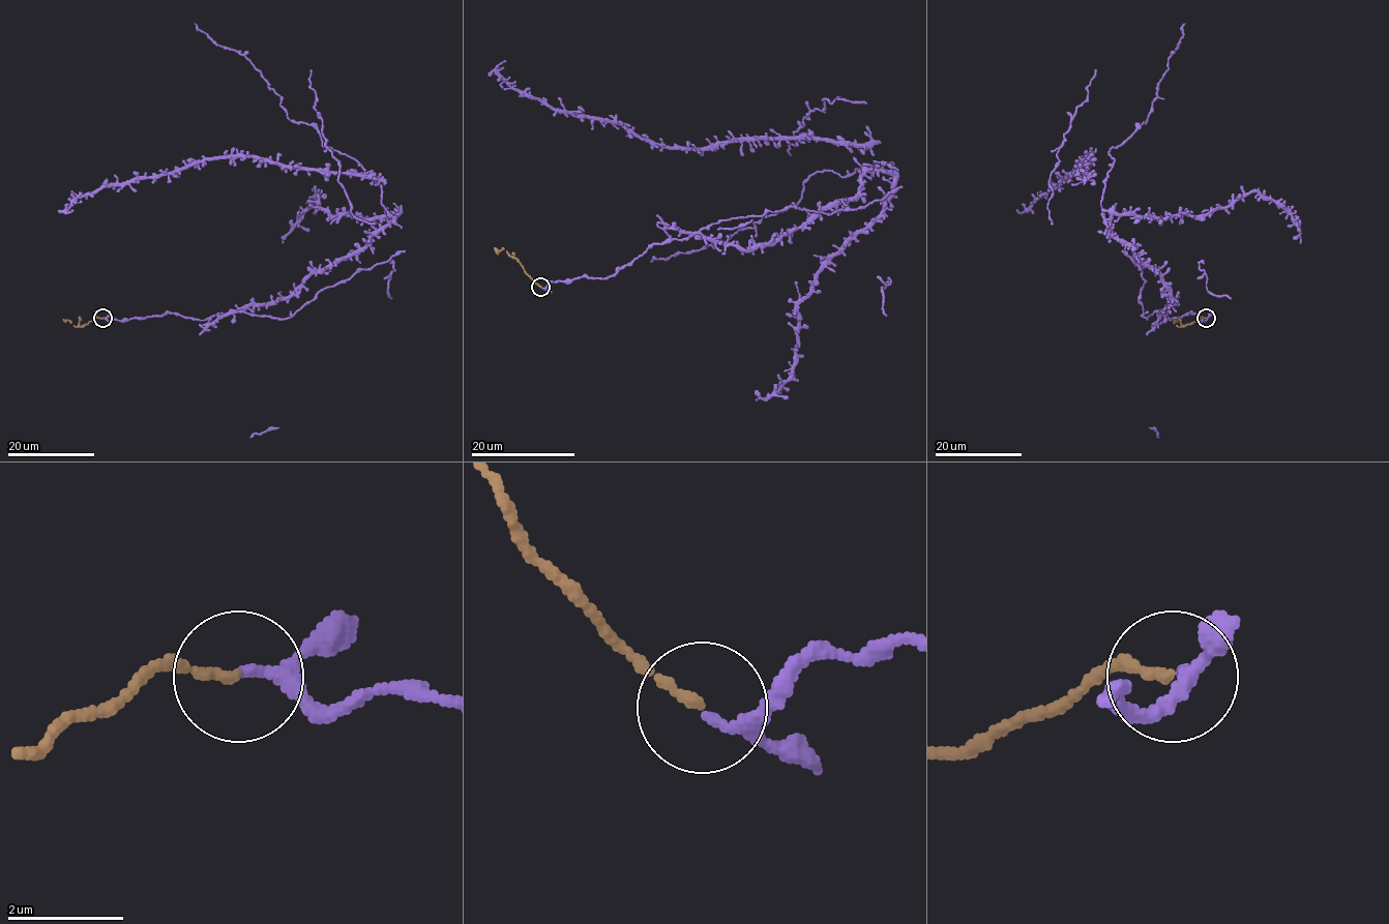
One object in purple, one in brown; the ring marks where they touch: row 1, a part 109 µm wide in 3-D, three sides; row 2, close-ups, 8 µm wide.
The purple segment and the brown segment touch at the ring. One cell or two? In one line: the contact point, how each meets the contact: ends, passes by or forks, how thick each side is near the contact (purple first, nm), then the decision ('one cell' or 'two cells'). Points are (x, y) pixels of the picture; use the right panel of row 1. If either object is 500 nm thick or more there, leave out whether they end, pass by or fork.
at (1206, 318); purple passes by; brown ends there; 160 nm thick on the purple side, 170 nm on the other; one cell

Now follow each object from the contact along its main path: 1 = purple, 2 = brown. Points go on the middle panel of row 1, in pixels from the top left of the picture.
1: (541, 288), (608, 278), (673, 239), (772, 246), (891, 166), (831, 140), (650, 143), (523, 95), (506, 61)
2: (541, 287), (503, 248), (494, 247)

